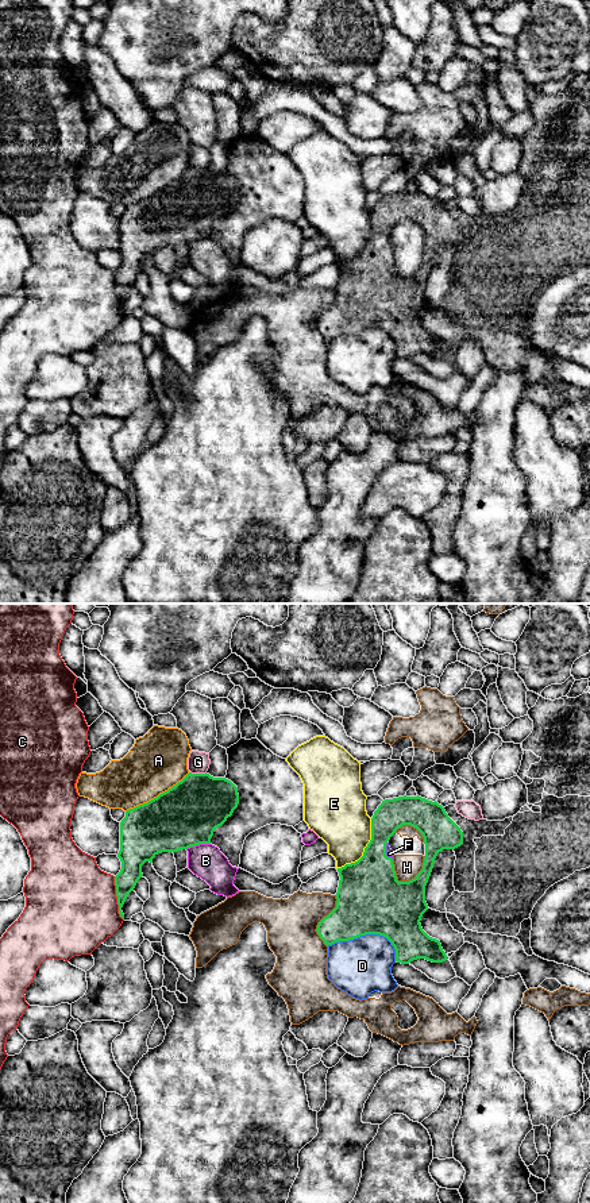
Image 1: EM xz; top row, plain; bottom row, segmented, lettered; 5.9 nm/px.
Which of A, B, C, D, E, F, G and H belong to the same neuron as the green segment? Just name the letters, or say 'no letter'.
F

